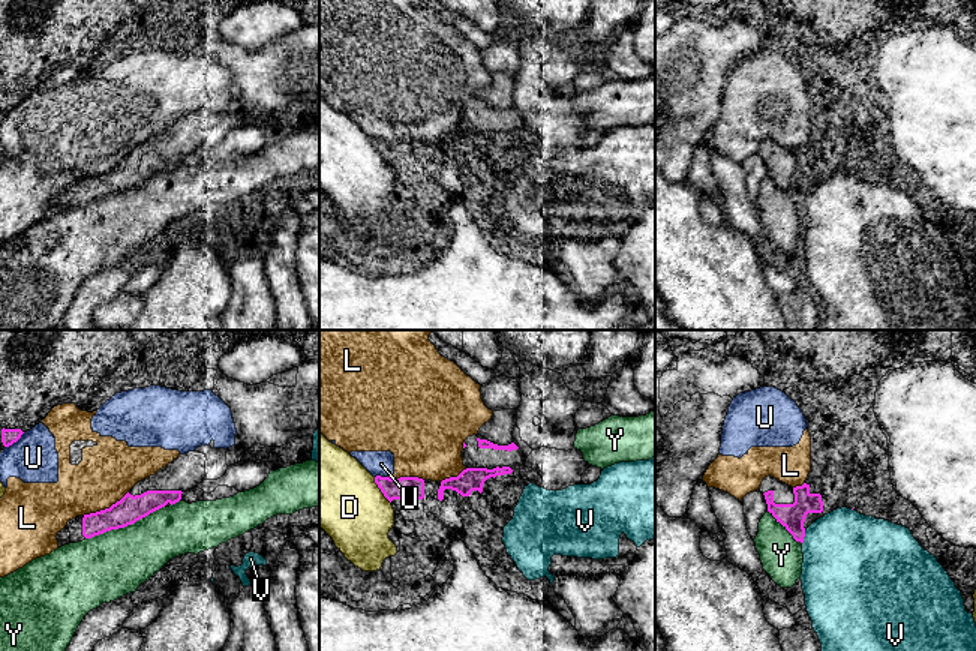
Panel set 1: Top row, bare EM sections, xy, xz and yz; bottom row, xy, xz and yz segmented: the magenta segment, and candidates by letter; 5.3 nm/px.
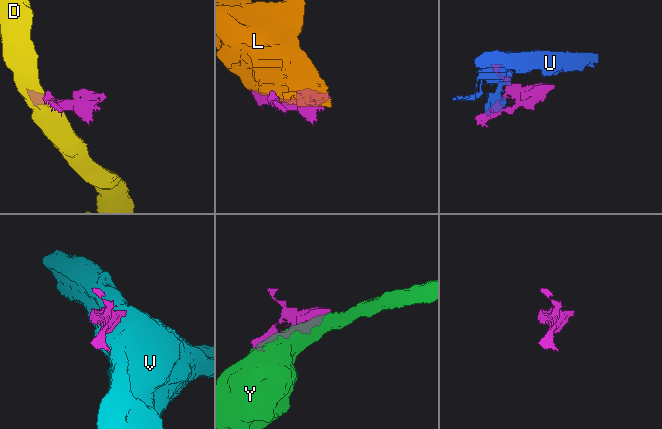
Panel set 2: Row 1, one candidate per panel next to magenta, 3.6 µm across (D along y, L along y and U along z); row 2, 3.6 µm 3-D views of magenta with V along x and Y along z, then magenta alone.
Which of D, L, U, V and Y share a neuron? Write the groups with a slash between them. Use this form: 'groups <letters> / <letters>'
groups D / L U / V / Y

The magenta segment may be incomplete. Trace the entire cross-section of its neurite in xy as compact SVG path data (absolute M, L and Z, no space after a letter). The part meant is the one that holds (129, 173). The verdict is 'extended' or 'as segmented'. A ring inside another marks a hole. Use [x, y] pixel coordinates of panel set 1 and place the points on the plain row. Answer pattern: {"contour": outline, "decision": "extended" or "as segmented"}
{"contour": "M201 110L180 118L154 140L138 146L109 172L69 184L55 200L58 212L132 189L168 166L178 166L183 156L196 152L202 144L217 144L231 129L250 122L253 120L246 112L237 110L226 114Z", "decision": "extended"}

